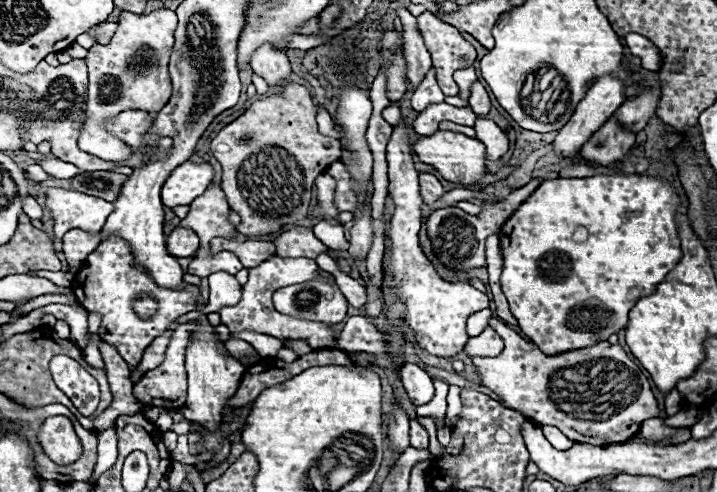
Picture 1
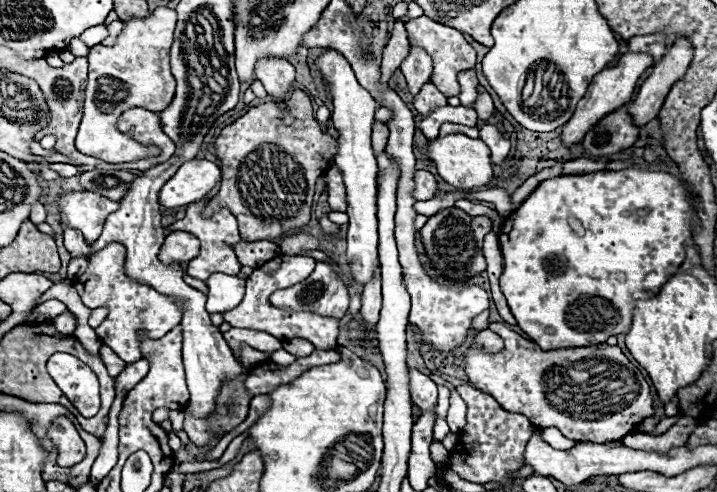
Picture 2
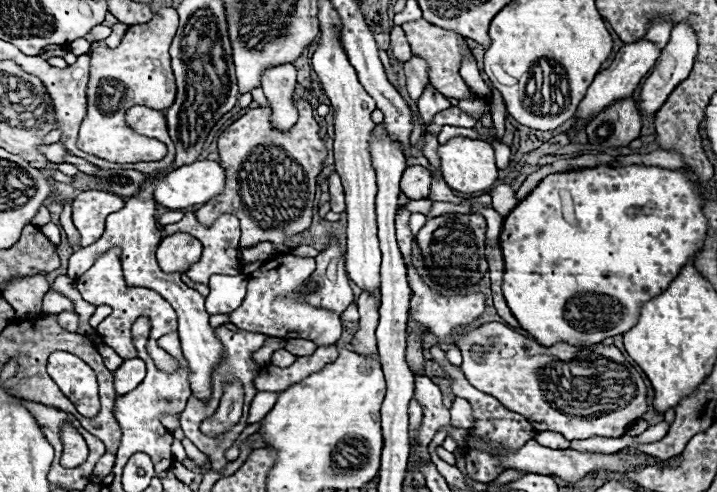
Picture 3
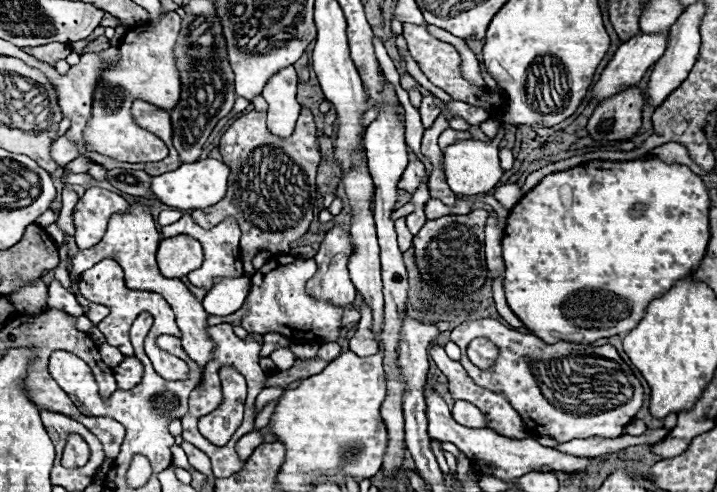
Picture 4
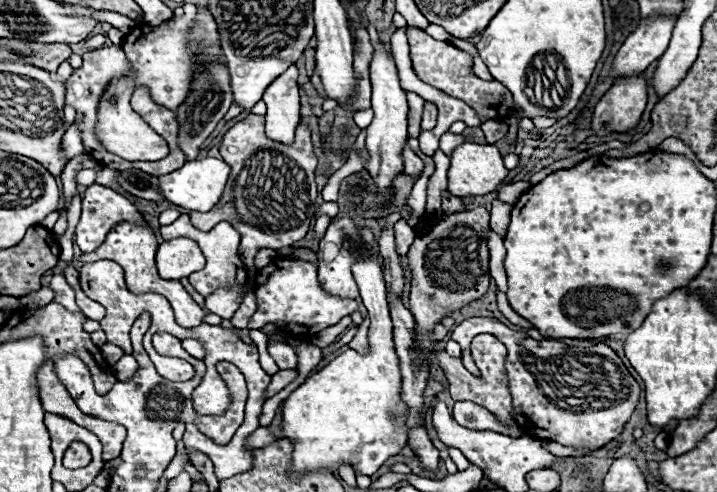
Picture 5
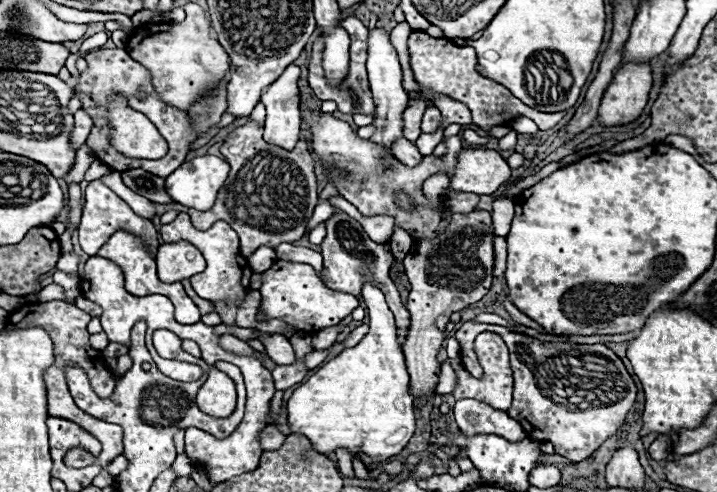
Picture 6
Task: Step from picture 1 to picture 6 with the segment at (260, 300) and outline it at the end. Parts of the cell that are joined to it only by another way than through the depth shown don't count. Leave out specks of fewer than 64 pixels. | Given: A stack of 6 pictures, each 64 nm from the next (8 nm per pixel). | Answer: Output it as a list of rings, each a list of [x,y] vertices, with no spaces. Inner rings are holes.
[[[276,260],[270,270],[264,272],[264,284],[260,288],[262,294],[262,314],[264,320],[282,318],[288,324],[296,326],[304,332],[318,332],[328,326],[336,326],[340,318],[348,316],[354,308],[358,308],[358,298],[346,292],[330,290],[314,272],[310,264],[300,262],[284,262]]]

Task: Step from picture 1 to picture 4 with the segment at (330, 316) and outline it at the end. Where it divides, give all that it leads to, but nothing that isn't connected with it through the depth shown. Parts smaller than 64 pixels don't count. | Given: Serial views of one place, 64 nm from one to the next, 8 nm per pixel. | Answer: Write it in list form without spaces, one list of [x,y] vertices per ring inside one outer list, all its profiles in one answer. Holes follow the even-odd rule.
[[[336,224],[332,230],[326,232],[326,238],[322,240],[314,260],[318,264],[318,272],[308,282],[308,292],[320,300],[328,300],[332,304],[344,306],[350,304],[356,298],[356,288],[348,276],[348,258],[352,256],[352,238],[350,238],[350,226],[348,224]]]

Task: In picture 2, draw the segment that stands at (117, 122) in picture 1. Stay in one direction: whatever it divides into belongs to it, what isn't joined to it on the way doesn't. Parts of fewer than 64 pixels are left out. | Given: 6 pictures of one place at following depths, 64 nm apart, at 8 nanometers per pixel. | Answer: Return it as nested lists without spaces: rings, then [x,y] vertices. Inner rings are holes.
[[[130,108],[128,112],[123,112],[120,116],[118,130],[122,133],[127,133],[127,136],[134,138],[134,140],[141,144],[158,144],[162,148],[162,154],[158,158],[130,162],[128,164],[130,170],[140,170],[140,172],[150,170],[152,166],[168,162],[170,156],[176,150],[174,142],[162,132],[160,116],[156,112],[146,110],[146,108]]]

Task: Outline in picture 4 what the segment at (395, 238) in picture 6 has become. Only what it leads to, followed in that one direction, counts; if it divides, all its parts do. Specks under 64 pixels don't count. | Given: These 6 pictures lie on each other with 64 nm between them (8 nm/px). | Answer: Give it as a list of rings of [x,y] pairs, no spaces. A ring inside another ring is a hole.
[[[404,218],[396,220],[396,233],[398,244],[400,244],[400,250],[402,250],[402,252],[406,252],[408,248],[412,246],[414,236],[412,236],[412,234],[410,234],[410,230],[406,228]]]

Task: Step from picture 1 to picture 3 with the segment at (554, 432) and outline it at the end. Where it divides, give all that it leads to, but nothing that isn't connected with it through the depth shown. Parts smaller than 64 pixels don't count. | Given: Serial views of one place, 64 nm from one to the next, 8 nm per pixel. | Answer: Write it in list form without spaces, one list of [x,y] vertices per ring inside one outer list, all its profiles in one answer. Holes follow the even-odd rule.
[[[538,432],[534,436],[536,442],[540,442],[542,446],[548,446],[548,448],[556,448],[556,450],[564,450],[568,448],[568,440],[564,440],[562,436],[554,434],[554,432]]]

